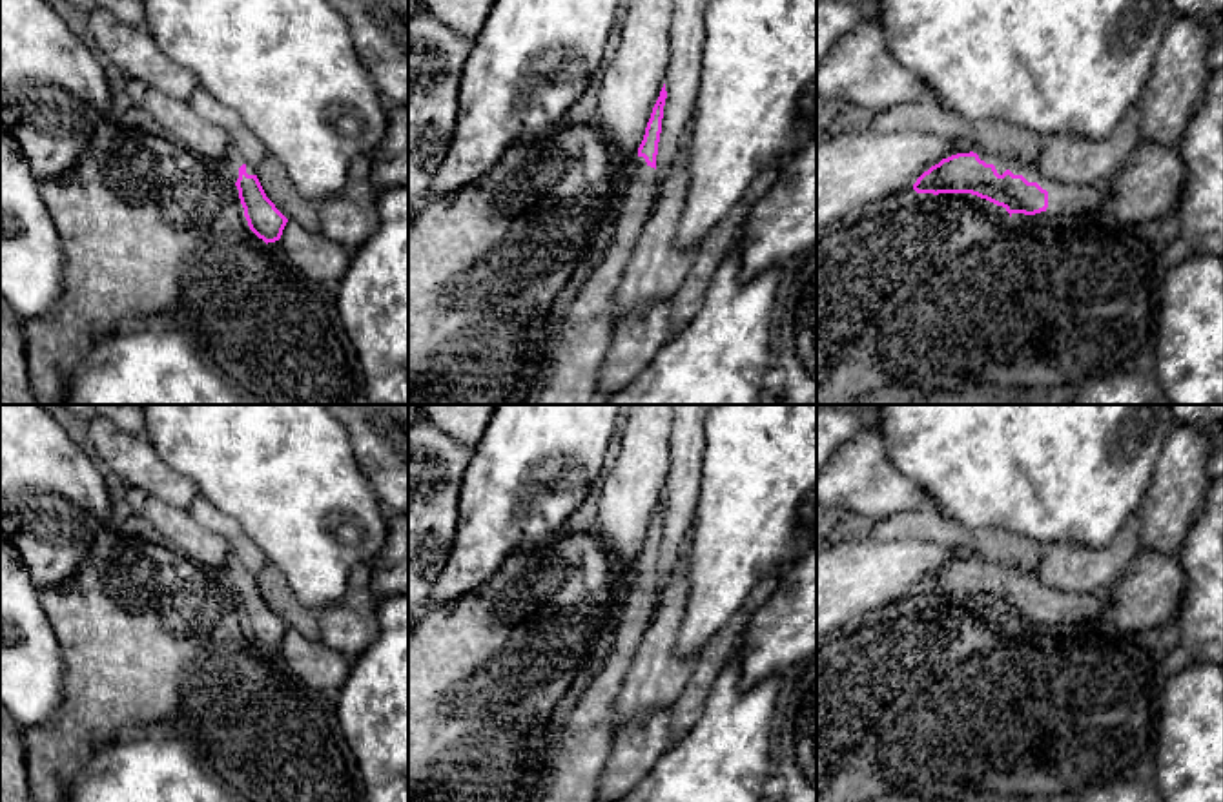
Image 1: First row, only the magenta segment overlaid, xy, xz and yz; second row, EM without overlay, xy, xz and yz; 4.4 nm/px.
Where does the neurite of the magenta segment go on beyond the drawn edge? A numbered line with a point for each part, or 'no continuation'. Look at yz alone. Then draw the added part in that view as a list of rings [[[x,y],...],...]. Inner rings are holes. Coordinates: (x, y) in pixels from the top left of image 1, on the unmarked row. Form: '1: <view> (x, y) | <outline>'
1: yz (1065, 607) | [[[993,561],[977,563],[986,572],[993,572],[999,583],[1010,578],[1013,583],[1023,583],[1028,591],[1037,591],[1043,598],[1048,600],[1048,616],[1044,620],[1035,623],[1012,622],[1013,627],[1037,627],[1055,631],[1090,623],[1110,603],[1110,600],[1103,592],[1081,594],[1075,591],[1050,589],[1037,578],[1037,572],[1032,569]]]

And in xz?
1: xz (582, 748) | [[[636,563],[625,605],[614,623],[616,642],[603,669],[591,682],[563,727],[554,733],[554,753],[538,802],[598,802],[598,782],[618,733],[616,700],[656,605],[656,578]]]

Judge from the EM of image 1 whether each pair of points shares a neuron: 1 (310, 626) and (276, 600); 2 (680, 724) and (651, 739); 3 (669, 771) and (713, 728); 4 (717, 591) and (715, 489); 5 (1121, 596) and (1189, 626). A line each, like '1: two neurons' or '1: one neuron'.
1: one neuron
2: two neurons
3: one neuron
4: one neuron
5: two neurons

